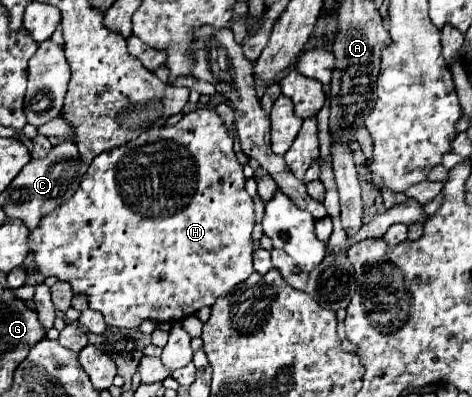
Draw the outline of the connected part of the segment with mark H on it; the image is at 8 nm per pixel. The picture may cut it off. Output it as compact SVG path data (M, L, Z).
M196 108L176 124L176 126L164 126L146 130L136 140L112 148L92 160L88 166L88 172L82 178L80 188L74 192L74 196L64 202L54 212L46 214L42 218L42 224L30 232L30 250L34 252L36 268L44 276L58 276L58 280L66 280L72 284L74 294L86 294L90 300L90 308L104 314L106 324L114 328L138 328L142 320L154 320L154 322L176 322L186 316L192 316L204 306L214 306L214 302L222 296L226 296L238 282L244 282L252 272L252 228L254 228L254 204L248 192L244 190L244 172L242 164L238 162L234 148L234 140L228 134L226 124L222 118L208 108Z

